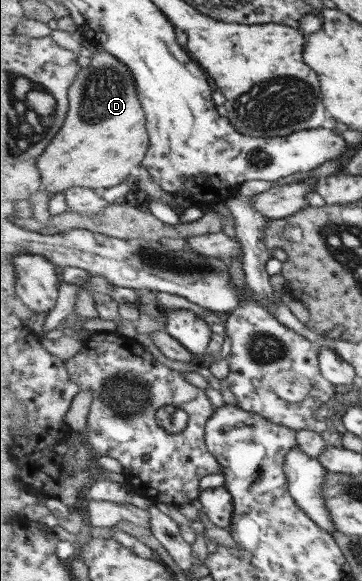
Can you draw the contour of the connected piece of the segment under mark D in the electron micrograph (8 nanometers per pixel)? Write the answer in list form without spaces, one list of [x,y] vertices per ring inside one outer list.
[[[100,47],[89,56],[90,62],[86,67],[81,67],[77,80],[69,89],[70,106],[66,122],[38,160],[42,186],[50,196],[78,186],[96,190],[116,186],[131,176],[130,170],[142,164],[150,149],[148,117],[142,107],[139,87],[132,70],[122,60]]]

